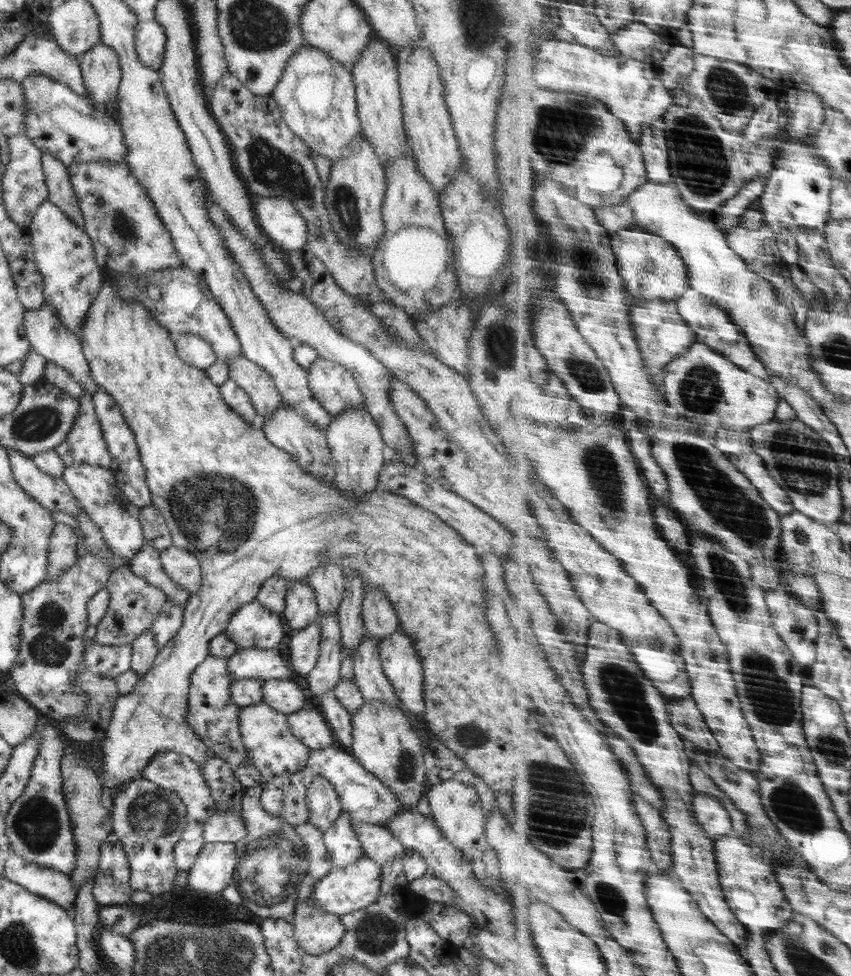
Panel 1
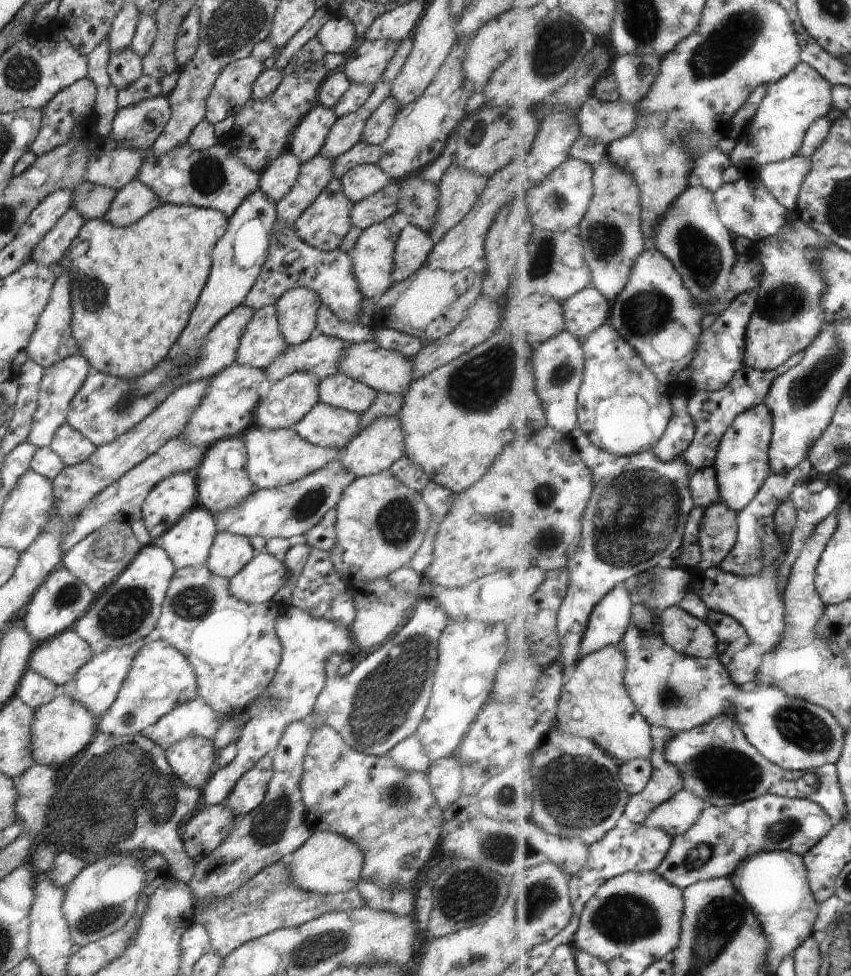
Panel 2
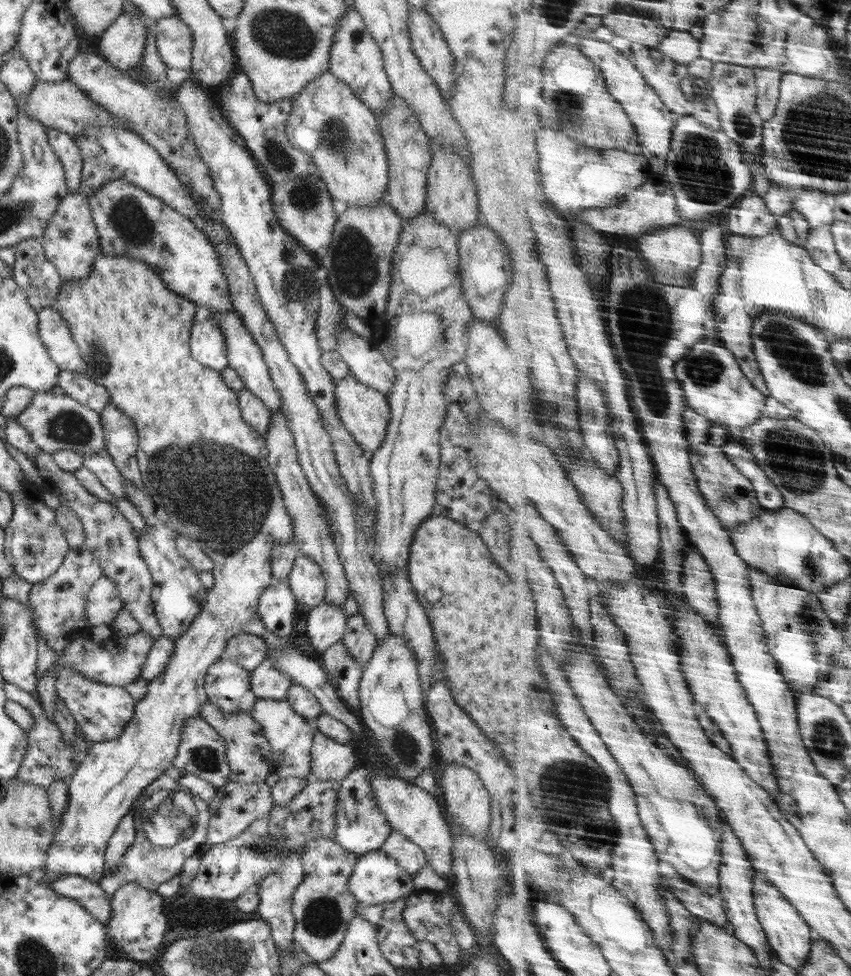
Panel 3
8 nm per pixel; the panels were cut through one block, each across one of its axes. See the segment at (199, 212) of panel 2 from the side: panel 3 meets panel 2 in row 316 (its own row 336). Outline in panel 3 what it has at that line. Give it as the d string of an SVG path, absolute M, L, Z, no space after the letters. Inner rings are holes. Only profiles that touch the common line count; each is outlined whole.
M99 249L89 274L81 280L70 280L69 282L62 283L59 287L56 301L52 304L51 308L57 311L66 322L71 338L77 345L79 356L86 365L86 368L82 372L95 383L101 385L101 387L105 387L109 394L110 405L131 419L131 422L134 424L138 438L136 463L138 464L140 472L142 488L147 493L147 496L149 496L149 499L153 501L155 507L161 512L160 520L167 523L170 528L176 529L177 534L190 538L198 544L198 547L213 561L213 566L210 571L214 579L213 584L205 593L205 604L202 604L201 610L197 613L196 617L193 617L187 630L173 639L173 645L175 646L173 646L173 653L170 654L169 662L166 662L165 668L162 668L162 671L156 677L148 680L145 694L134 702L133 716L130 716L128 723L122 728L119 736L116 736L113 740L89 743L85 756L78 762L73 772L71 772L71 776L69 776L66 783L67 804L65 805L63 814L60 816L60 824L55 829L52 841L45 854L45 863L43 863L41 871L39 871L40 874L35 873L33 876L33 880L36 880L39 884L46 887L53 880L57 880L57 876L61 876L61 874L73 874L84 877L86 880L93 882L93 884L99 883L100 877L103 875L104 850L107 841L110 839L111 834L113 834L117 823L132 808L141 790L172 766L172 760L175 758L176 750L180 743L180 734L184 720L192 716L198 716L201 707L205 704L206 696L203 690L202 680L204 679L206 668L217 659L223 658L222 653L226 650L226 641L229 640L228 638L241 633L255 634L263 639L265 647L268 650L281 650L281 648L293 648L295 650L293 640L284 640L281 636L269 632L264 628L263 623L259 620L259 615L256 613L258 605L257 599L264 589L270 585L272 579L270 576L270 554L272 548L276 544L290 542L293 534L292 520L289 518L289 514L285 512L285 508L283 508L274 474L271 472L266 461L267 450L265 450L264 438L259 436L255 430L252 430L242 419L239 408L237 407L236 392L225 386L219 371L202 366L196 360L193 360L193 357L190 355L188 340L197 306L190 300L183 298L180 294L175 294L173 291L165 288L165 285L158 278L157 273L148 264L125 255L105 256Z

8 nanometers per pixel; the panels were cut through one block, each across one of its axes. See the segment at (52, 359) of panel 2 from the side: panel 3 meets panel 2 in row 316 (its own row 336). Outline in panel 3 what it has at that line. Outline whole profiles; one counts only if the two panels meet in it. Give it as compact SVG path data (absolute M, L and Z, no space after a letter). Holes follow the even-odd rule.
M45 307L36 313L36 317L39 340L57 368L84 374L82 370L86 368L86 365L79 356L77 345L73 342L61 315L51 307Z

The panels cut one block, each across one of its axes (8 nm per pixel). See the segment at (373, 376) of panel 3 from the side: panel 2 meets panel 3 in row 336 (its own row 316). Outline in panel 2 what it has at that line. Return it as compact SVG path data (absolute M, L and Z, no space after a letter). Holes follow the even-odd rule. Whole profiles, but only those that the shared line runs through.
M275 221L268 234L268 247L265 262L247 292L243 305L257 310L269 305L285 292L297 287L310 288L317 293L321 304L325 305L339 320L346 323L359 324L361 301L365 298L359 290L349 252L340 249L320 251L302 241L294 231L294 227Z

